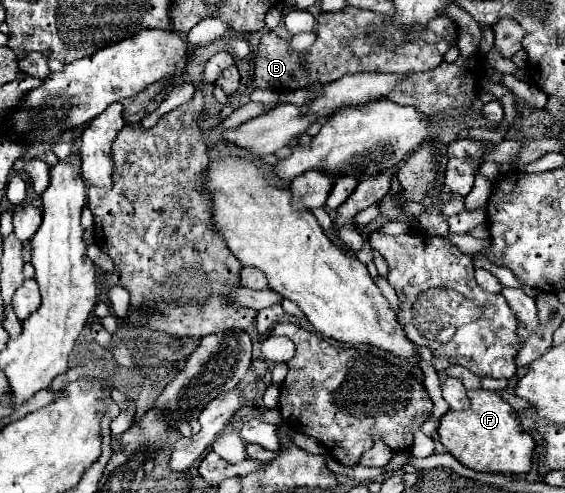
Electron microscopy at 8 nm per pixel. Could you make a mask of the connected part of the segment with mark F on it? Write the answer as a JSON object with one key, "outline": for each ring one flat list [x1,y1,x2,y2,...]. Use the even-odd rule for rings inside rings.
{"outline":[[469,391,471,407,463,411,447,411,439,425,439,441,465,467,481,473,523,475,531,469,535,441,521,429,515,409,495,391]]}

